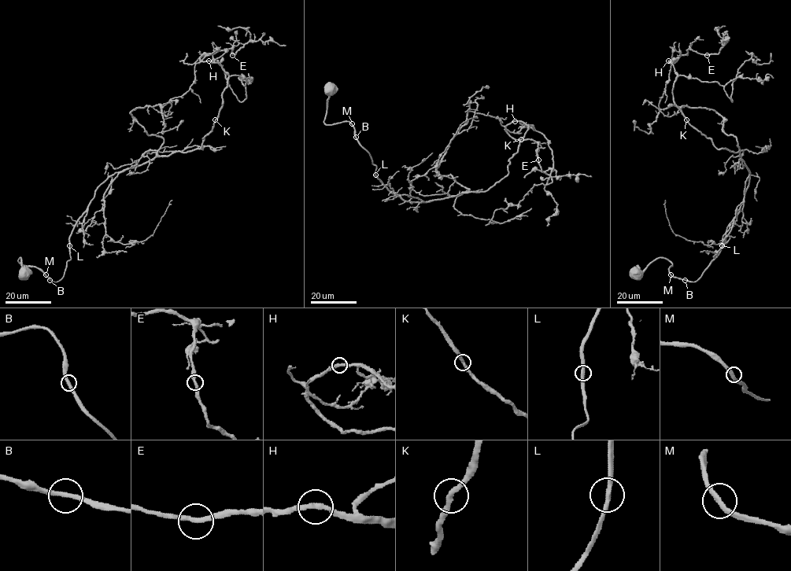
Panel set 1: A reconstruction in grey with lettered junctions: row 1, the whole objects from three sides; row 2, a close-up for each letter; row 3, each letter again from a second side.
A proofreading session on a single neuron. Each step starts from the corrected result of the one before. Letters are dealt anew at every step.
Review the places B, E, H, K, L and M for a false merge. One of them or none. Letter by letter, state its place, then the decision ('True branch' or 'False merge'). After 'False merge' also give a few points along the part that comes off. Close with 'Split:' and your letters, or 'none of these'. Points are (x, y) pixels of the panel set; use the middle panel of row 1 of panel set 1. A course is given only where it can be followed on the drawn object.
B: Place: (356, 137). True branch
E: Place: (538, 160). True branch
H: Place: (515, 121). True branch
K: Place: (521, 139). True branch
L: Place: (375, 174). True branch
M: Place: (352, 123). True branch
Split: none of these

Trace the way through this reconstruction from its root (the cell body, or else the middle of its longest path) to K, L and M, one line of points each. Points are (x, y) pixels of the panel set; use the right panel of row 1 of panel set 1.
K: (636, 274), (663, 257), (672, 276), (696, 281), (743, 202), (750, 173), (739, 152), (718, 149), (686, 119)
L: (636, 274), (637, 277), (652, 261), (663, 257), (672, 263), (669, 272), (672, 276), (695, 281), (722, 245)
M: (636, 274), (637, 277), (652, 261), (659, 257), (666, 258), (672, 263), (669, 267), (670, 274)

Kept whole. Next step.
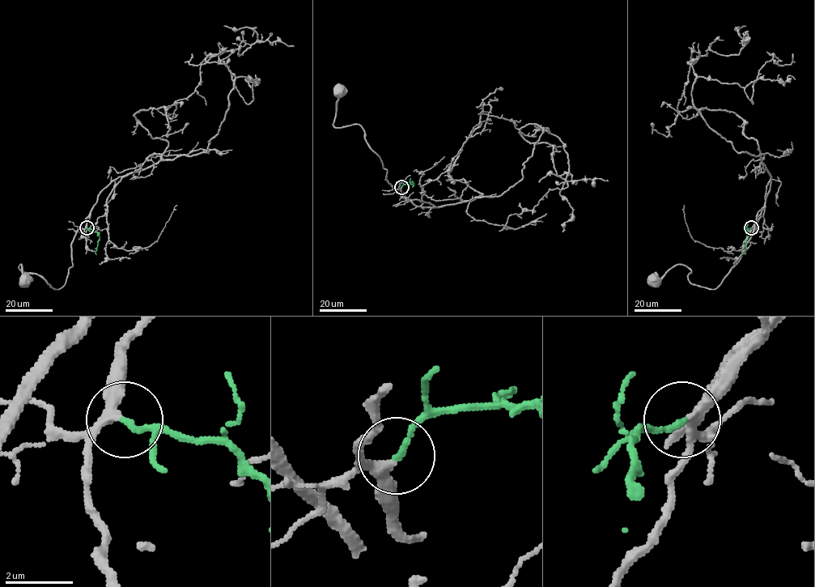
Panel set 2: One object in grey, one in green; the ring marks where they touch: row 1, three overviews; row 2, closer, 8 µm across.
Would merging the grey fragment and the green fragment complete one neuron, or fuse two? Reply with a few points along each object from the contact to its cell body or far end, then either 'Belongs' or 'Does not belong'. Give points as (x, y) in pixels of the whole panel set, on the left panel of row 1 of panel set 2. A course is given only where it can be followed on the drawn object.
Course of grey: (87, 227), (90, 214), (71, 242), (65, 283), (54, 289), (39, 275), (23, 272), (20, 264), (25, 282). Course of green: (87, 227), (94, 229), (99, 236), (96, 254). Belongs

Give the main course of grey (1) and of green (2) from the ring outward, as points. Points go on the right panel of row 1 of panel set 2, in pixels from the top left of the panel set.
1: (751, 227), (760, 214), (744, 242), (741, 257), (715, 289), (689, 282), (691, 272), (681, 264), (654, 282)
2: (751, 227), (748, 229), (746, 250), (741, 254)

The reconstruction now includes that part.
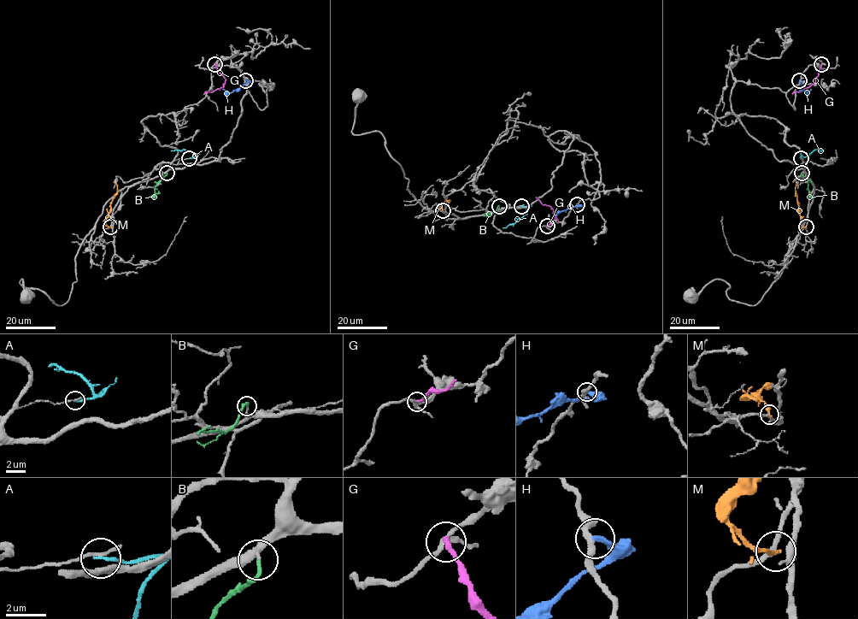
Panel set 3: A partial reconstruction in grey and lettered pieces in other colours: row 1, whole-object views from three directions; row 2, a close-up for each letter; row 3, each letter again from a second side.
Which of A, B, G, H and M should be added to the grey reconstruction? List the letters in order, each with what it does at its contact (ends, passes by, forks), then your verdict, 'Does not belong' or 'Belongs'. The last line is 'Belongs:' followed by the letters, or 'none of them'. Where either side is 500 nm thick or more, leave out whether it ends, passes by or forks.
A: It ends there. Does not belong
B: It ends there. Belongs
G: It ends there. Does not belong
H: It ends there. Does not belong
M: It ends there. Does not belong
Belongs: B

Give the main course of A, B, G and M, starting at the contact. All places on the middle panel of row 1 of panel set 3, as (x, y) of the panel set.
A: (521, 206), (529, 206), (525, 214), (502, 228)
B: (499, 206), (494, 213), (484, 214)
G: (547, 226), (557, 221), (555, 214), (536, 197)
M: (443, 210), (437, 206), (448, 200)

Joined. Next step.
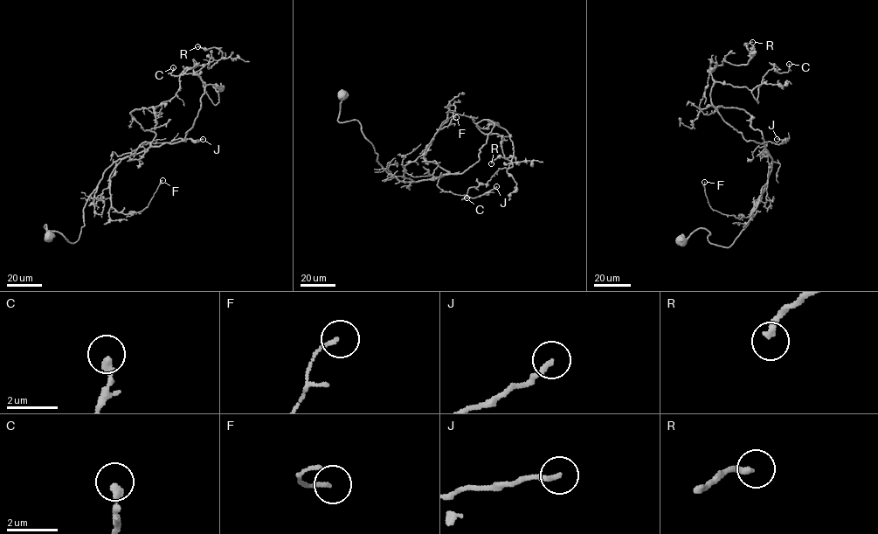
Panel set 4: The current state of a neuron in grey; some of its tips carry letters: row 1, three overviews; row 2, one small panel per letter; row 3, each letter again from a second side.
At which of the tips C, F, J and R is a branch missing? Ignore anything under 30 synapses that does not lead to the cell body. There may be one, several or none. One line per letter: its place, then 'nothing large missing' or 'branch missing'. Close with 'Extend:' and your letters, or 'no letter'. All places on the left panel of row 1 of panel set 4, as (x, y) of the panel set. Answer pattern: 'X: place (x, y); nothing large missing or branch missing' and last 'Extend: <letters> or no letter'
C: place (173, 67); nothing large missing
F: place (162, 180); nothing large missing
J: place (203, 139); nothing large missing
R: place (197, 46); nothing large missing
Extend: no letter

